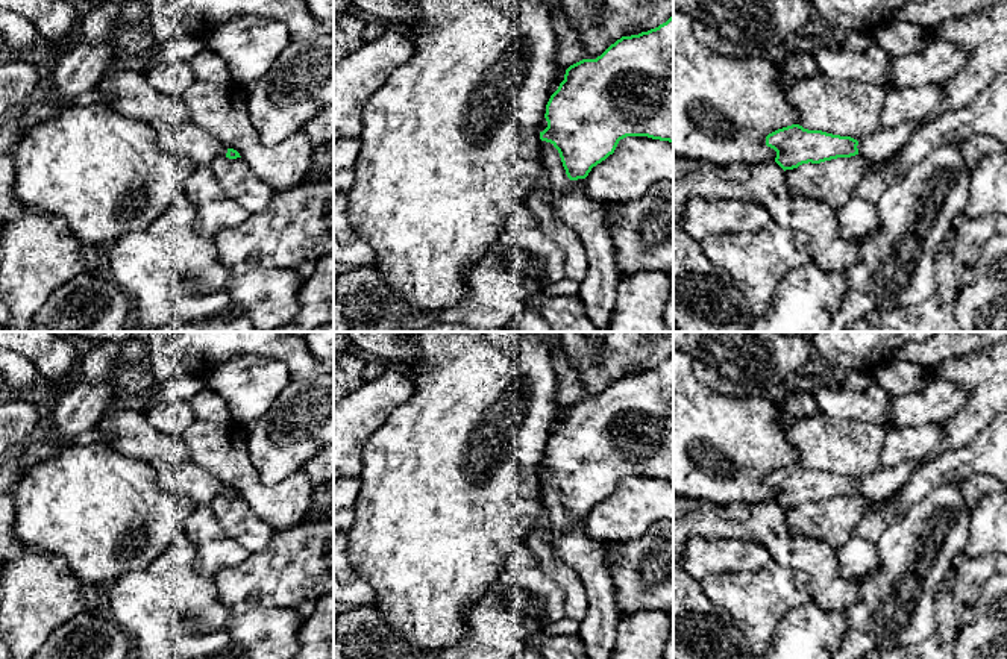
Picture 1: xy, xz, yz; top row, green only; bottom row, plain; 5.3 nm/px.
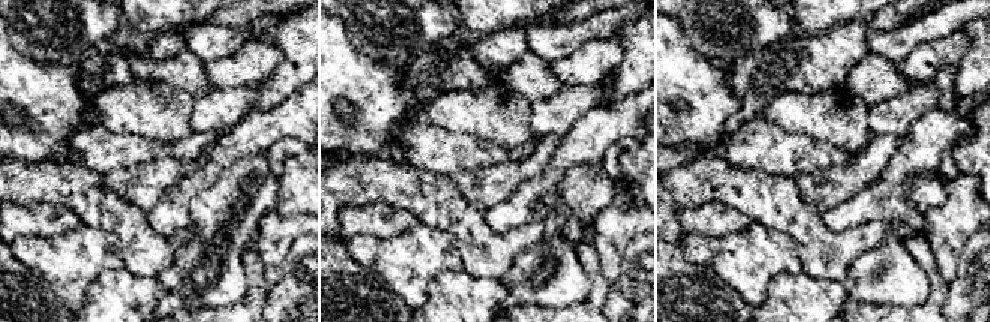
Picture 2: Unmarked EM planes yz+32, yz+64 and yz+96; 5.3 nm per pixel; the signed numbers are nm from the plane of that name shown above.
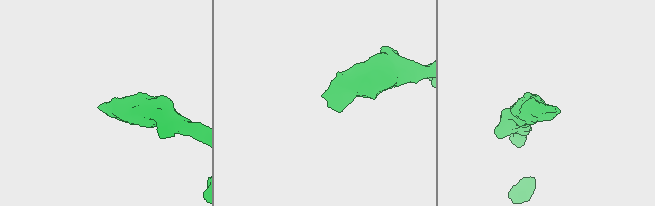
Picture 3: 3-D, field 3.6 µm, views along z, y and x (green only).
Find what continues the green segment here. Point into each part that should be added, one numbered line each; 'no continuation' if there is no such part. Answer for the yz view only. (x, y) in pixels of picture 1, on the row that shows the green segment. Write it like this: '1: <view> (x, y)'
1: yz (983, 34)

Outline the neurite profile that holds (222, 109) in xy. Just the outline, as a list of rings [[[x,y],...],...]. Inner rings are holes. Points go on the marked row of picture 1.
[[[194,80],[182,98],[191,112],[191,123],[237,150],[253,174],[274,192],[306,182],[312,173],[312,147],[305,130],[278,145],[264,145],[250,121],[244,89],[238,85]]]

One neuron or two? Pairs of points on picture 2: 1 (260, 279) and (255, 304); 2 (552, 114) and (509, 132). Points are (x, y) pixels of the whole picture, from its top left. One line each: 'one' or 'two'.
1: one
2: two

